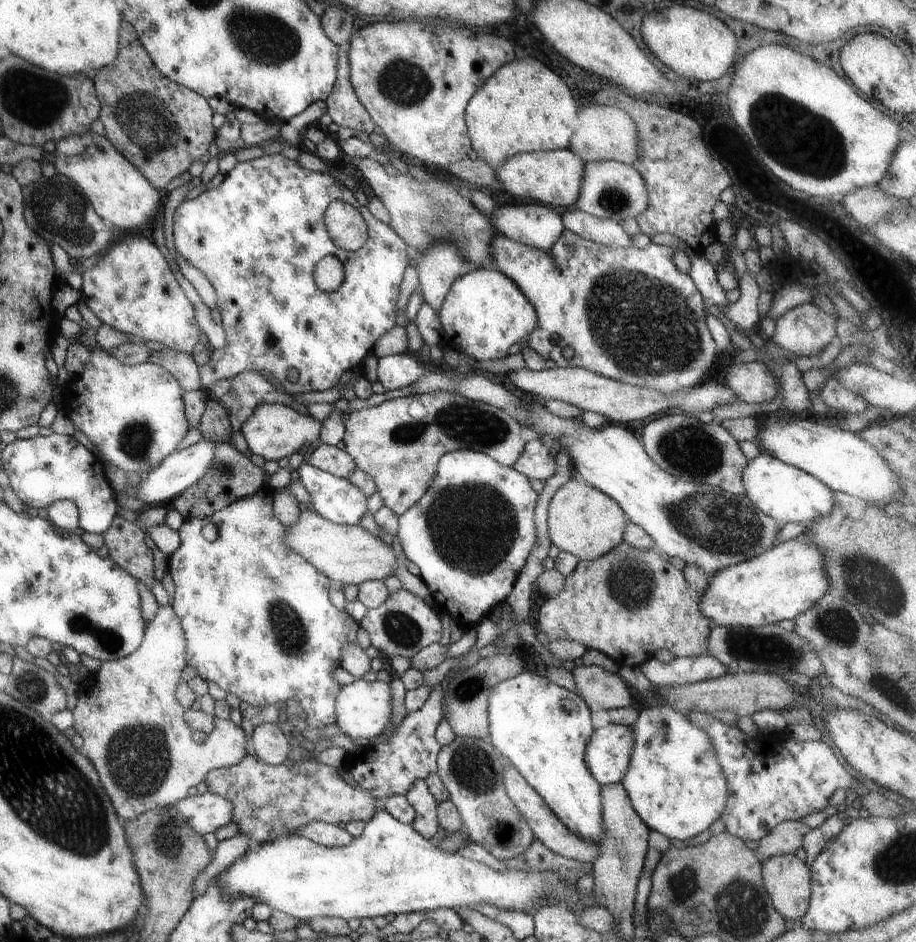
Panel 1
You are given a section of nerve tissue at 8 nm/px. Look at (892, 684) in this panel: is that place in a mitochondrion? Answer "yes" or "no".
yes

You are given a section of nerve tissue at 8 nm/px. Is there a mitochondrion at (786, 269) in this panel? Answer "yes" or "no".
no

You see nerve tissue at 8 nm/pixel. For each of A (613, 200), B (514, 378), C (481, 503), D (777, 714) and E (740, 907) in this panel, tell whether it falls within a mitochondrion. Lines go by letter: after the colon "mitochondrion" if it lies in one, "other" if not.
A: mitochondrion
B: other
C: mitochondrion
D: other
E: mitochondrion

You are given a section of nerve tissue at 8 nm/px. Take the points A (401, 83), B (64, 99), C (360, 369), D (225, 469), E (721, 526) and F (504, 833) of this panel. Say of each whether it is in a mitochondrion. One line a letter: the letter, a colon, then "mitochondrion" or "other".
A: mitochondrion
B: mitochondrion
C: other
D: mitochondrion
E: mitochondrion
F: mitochondrion

